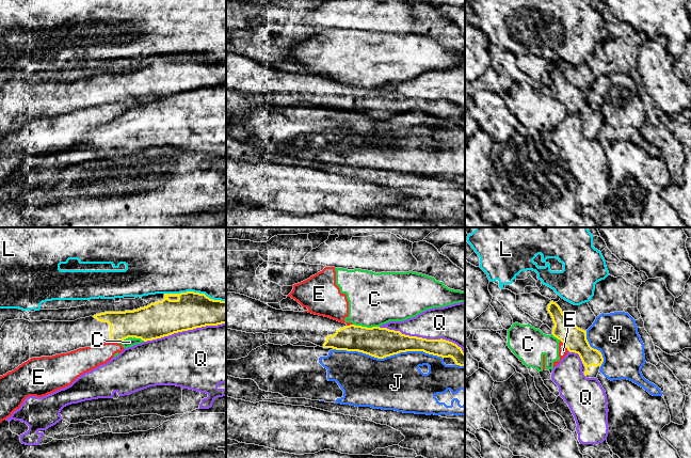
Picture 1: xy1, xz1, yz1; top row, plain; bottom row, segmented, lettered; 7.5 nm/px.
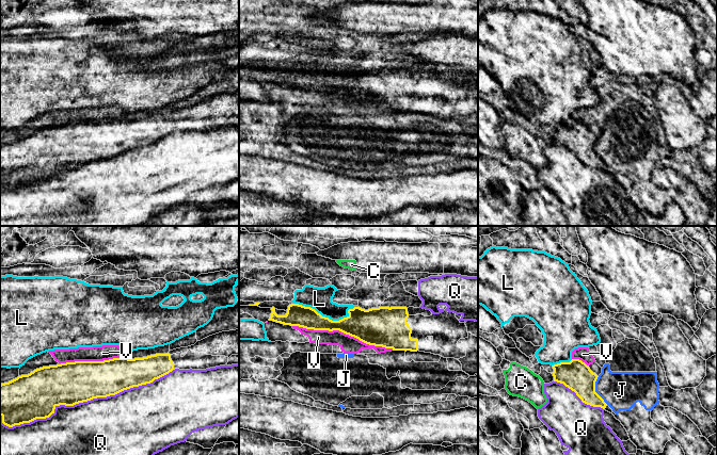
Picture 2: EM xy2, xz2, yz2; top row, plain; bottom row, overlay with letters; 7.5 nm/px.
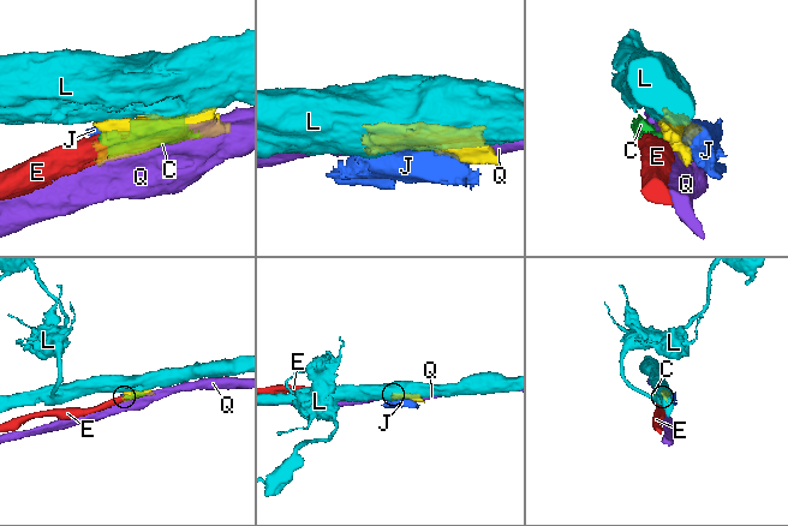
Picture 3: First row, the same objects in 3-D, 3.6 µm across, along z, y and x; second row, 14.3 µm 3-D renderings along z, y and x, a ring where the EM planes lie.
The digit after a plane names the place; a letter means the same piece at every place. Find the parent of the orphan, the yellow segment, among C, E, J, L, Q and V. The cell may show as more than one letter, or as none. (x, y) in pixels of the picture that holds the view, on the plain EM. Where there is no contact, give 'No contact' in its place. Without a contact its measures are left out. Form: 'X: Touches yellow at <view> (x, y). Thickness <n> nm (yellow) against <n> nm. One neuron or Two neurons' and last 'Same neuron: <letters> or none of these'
C: Touches yellow at xy1 (129, 97). Thickness 260 nm (yellow) against 70 nm. Two neurons
E: Touches yellow at yz1 (564, 105). Thickness 180 nm (yellow) against 70 nm. Two neurons
J: Touches yellow at xz1 (388, 116). Thickness 220 nm (yellow) against 420 nm. Two neurons
L: Touches yellow at xz2 (328, 79). Thickness 220 nm (yellow) against 180 nm. Two neurons
Q: Touches yellow at xy2 (85, 162). Thickness 320 nm (yellow) against 500 nm. Two neurons
V: Touches yellow at xz2 (343, 93). Thickness 280 nm (yellow) against 130 nm. Two neurons
Same neuron: none of these

